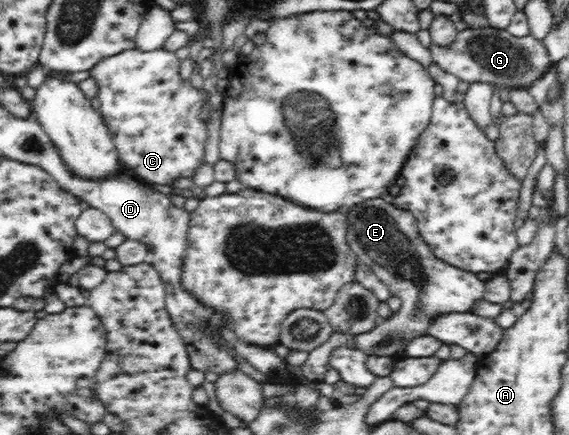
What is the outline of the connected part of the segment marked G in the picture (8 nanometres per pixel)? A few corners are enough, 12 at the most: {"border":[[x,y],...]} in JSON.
{"border":[[470,28],[433,62],[460,81],[528,88],[553,68],[531,34]]}

